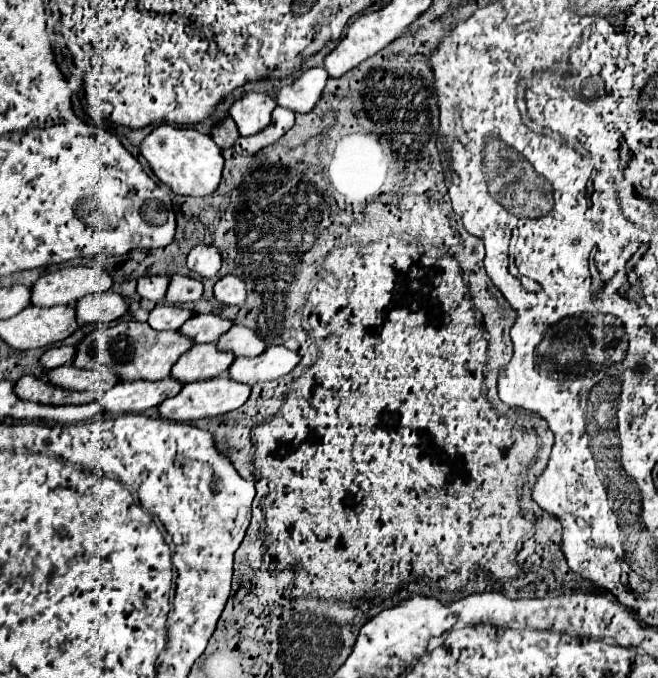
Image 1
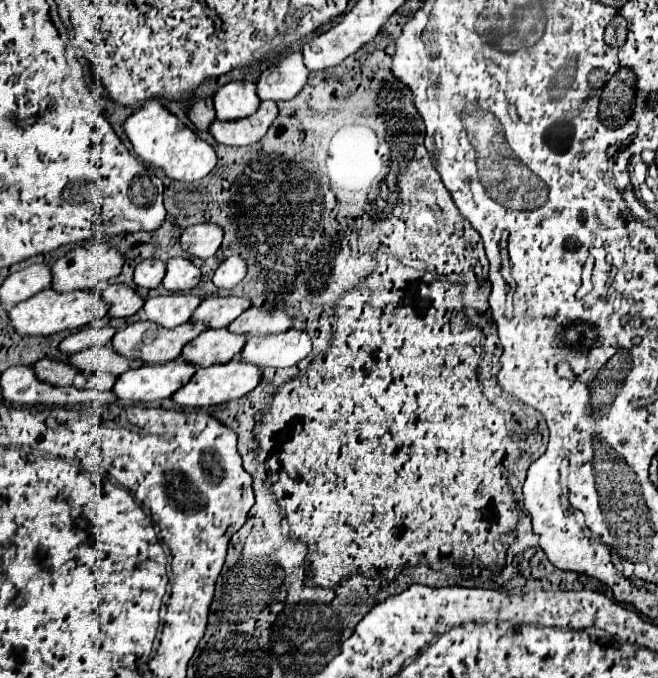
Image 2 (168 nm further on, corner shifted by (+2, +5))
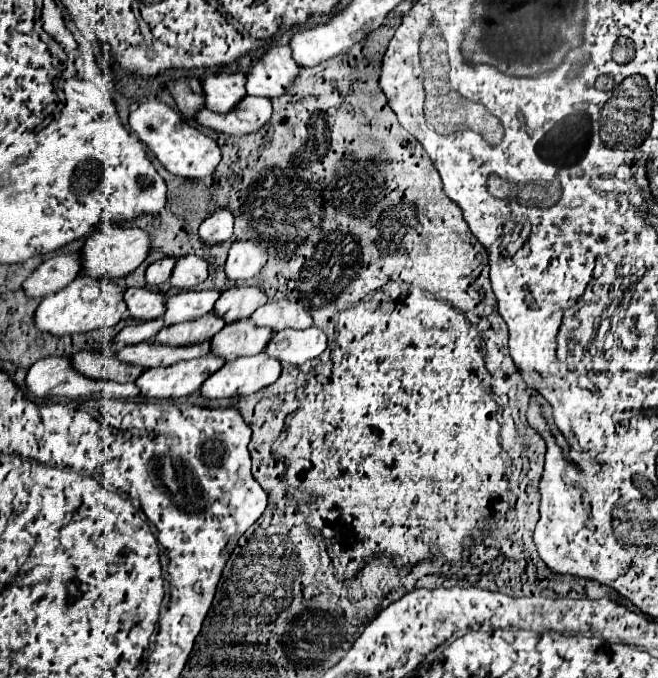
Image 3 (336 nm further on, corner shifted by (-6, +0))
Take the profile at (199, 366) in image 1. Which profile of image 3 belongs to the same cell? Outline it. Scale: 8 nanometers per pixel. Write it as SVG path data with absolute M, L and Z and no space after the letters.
M251 319L225 325L219 335L211 339L211 355L225 361L233 361L247 355L257 355L265 349L271 339L271 331L265 327L255 327Z

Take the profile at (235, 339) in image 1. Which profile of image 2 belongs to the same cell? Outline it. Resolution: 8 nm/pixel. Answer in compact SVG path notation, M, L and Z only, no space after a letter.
M251 306L229 324L229 330L245 336L279 334L291 328L291 316L283 310L259 310Z

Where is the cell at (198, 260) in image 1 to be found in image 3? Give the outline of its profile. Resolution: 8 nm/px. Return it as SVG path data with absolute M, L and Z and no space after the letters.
M217 209L199 227L199 237L205 245L221 245L227 239L231 239L231 235L233 235L233 215L227 209Z

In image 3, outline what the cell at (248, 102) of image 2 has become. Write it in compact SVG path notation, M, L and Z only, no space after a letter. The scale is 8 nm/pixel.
M207 73L201 83L207 93L207 109L215 113L229 113L247 97L243 73Z

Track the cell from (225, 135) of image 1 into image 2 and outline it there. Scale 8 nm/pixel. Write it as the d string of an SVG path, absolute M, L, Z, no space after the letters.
M207 96L203 100L191 102L189 110L187 110L189 120L195 124L197 130L207 130L209 122L215 120L215 108L213 108L213 100Z

